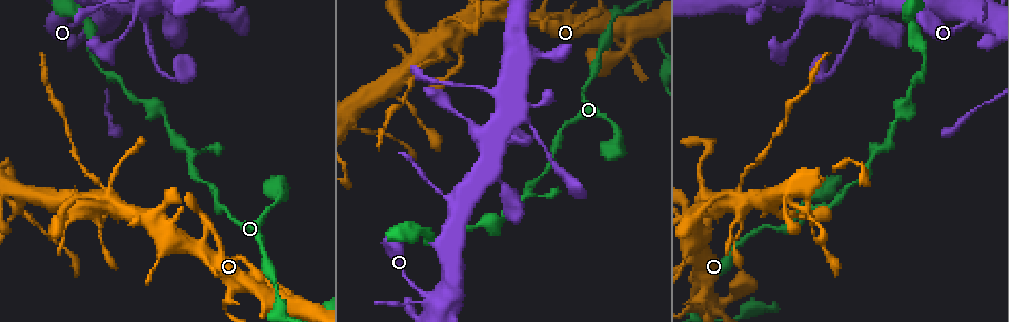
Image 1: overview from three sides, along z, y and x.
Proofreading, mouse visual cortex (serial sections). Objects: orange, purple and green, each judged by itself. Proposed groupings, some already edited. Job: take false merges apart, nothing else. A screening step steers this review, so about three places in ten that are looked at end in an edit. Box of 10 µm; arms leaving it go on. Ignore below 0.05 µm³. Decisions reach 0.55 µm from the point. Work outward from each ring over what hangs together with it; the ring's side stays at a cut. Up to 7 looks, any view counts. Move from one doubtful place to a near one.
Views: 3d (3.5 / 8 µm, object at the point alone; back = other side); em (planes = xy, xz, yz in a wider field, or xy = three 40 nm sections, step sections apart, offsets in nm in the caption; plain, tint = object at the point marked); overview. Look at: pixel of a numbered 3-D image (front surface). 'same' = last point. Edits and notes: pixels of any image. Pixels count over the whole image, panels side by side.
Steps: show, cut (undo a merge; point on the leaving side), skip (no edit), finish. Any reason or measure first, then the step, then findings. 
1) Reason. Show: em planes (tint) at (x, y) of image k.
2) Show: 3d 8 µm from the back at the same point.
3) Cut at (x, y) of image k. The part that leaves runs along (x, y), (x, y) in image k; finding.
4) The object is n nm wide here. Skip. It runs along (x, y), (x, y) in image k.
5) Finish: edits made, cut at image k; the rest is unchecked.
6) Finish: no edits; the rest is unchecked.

Thin arm on a thick one. Show: 3d 8 µm at (441, 53) of image 1.

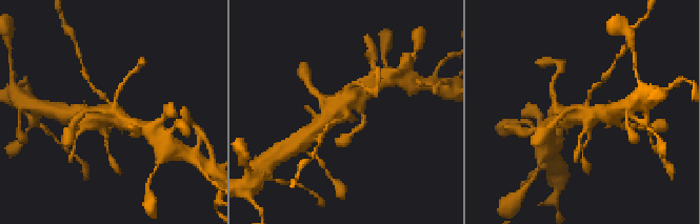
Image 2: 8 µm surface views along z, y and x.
Show: em xy step 1 (tint) at the same point.

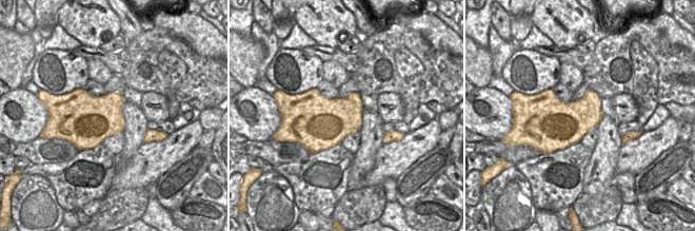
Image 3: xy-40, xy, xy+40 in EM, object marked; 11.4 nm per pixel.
Cut at (594, 86) of image 2. The part that leaves runs along (587, 105), (591, 89), (606, 75) in image 2; a second cell is stuck on.

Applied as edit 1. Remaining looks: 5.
Show: 3d 3.5 µm from the back at (225, 306) of image 1.

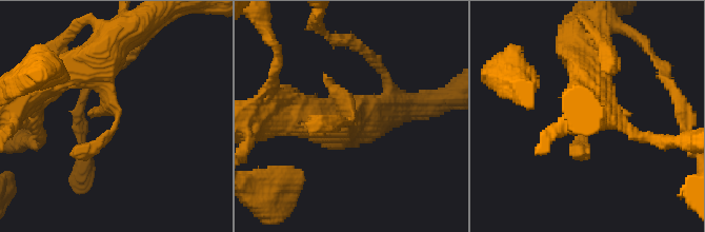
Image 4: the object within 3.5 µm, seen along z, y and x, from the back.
Now the EM. Show: em xy step 1 (tint) at (352, 117) of image 4.

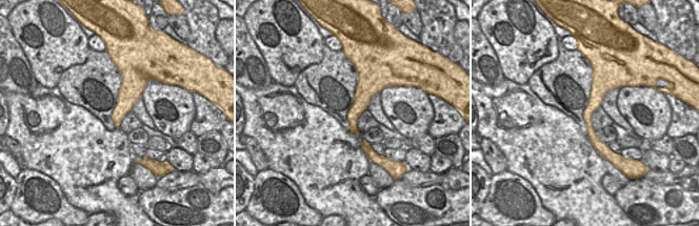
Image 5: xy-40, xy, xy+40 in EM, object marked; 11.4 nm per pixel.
Skip. Continuous, no second cell.

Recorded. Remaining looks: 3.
Show: 3d 3.5 µm at (807, 213) of image 1.

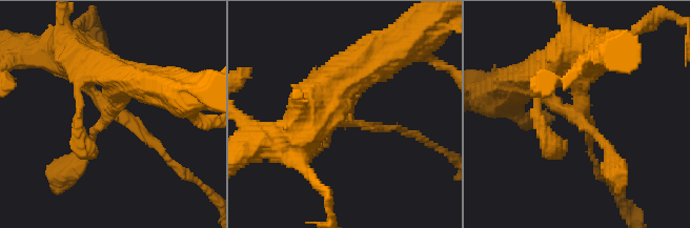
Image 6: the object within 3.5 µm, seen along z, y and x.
Need the tissue. Show: em xy step 5 (tint) at (351, 119) of image 6.

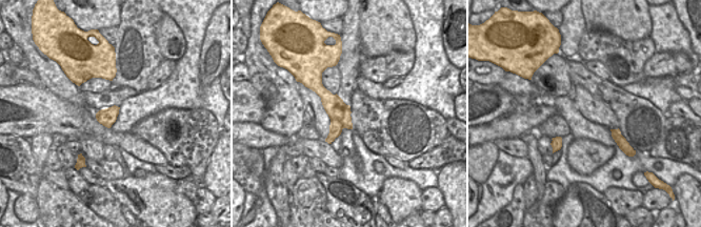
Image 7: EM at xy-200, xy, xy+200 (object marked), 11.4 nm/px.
Skip. It runs along (532, 83), (586, 116), (594, 158) in image 6; one cell here.

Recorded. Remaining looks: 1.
Finish: edits made, cut at image 2; the rest is unchecked.

